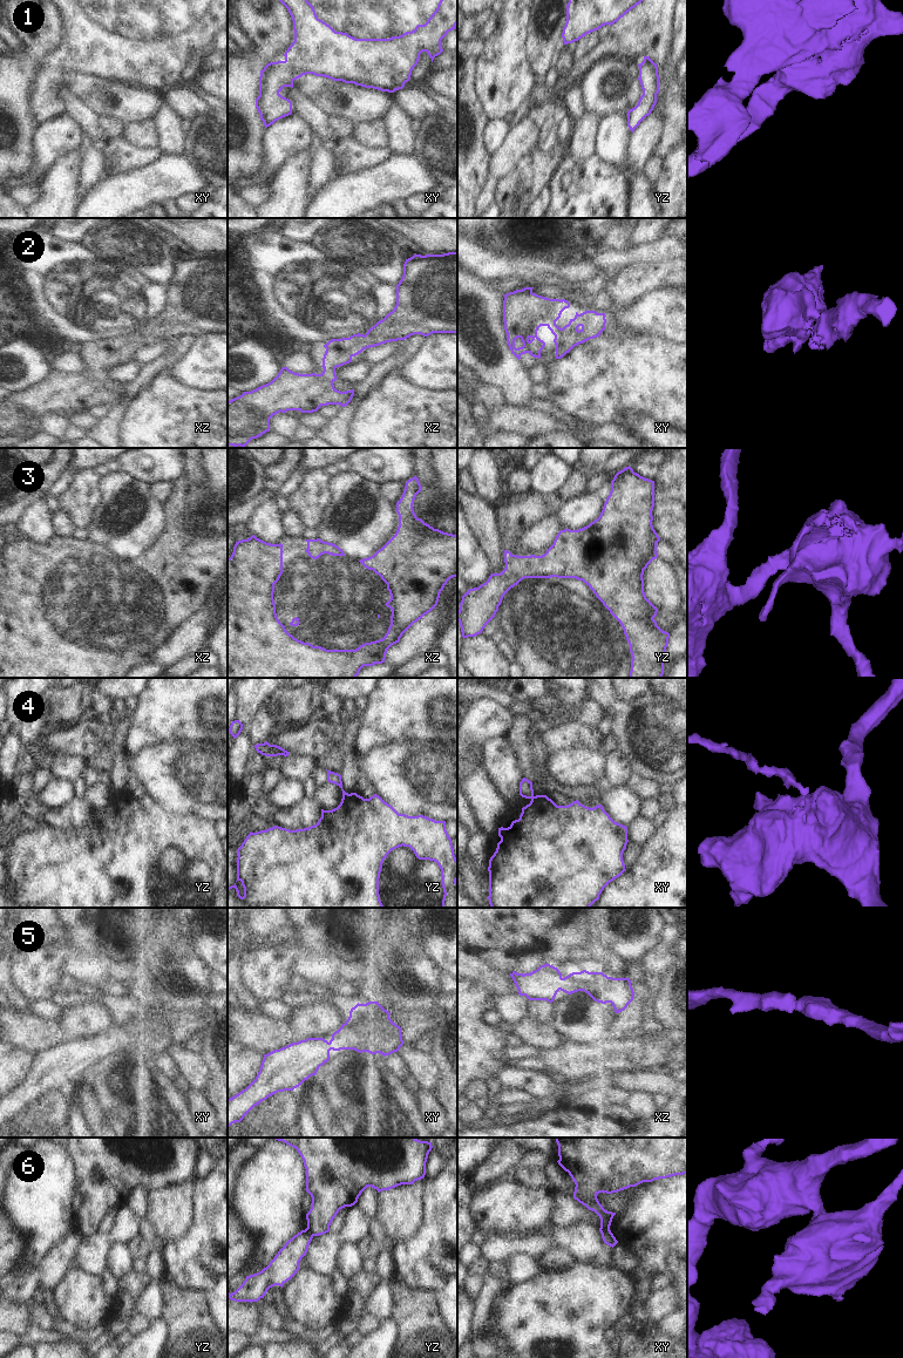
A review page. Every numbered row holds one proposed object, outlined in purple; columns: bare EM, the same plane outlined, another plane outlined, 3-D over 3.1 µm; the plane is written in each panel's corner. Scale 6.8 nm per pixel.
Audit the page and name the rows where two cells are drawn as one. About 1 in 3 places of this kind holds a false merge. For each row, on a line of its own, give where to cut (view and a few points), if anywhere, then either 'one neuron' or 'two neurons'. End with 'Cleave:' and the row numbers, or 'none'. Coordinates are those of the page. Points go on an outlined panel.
1: cut none; one neuron
2: cut none; one neuron
3: cut none; one neuron
4: cut yz (348, 794), (343, 798); two neurons
5: cut none; one neuron
6: cut xy (601, 1227), (605, 1227), (609, 1230); two neurons
Cleave: 4, 6

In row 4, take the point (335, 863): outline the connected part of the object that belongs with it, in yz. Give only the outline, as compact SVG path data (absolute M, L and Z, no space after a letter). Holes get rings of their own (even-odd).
M351 793L332 810L321 809L319 821L308 828L290 830L274 826L251 833L237 849L237 881L242 882L244 896L236 883L228 888L228 908L383 908L379 895L379 878L383 860L399 848L409 847L419 860L429 860L441 869L443 899L441 908L457 908L457 860L446 821L423 815L399 814L391 804L374 794L364 799ZM236 881L236 882L237 882Z

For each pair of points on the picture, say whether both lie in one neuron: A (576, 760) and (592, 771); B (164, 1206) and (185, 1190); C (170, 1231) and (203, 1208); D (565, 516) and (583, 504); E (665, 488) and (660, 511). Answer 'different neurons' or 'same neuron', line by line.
A: same neuron
B: same neuron
C: different neurons
D: same neuron
E: same neuron

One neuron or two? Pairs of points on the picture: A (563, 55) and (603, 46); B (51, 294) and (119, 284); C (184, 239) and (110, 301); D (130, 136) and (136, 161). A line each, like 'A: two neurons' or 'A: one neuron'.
A: two neurons
B: one neuron
C: two neurons
D: two neurons

